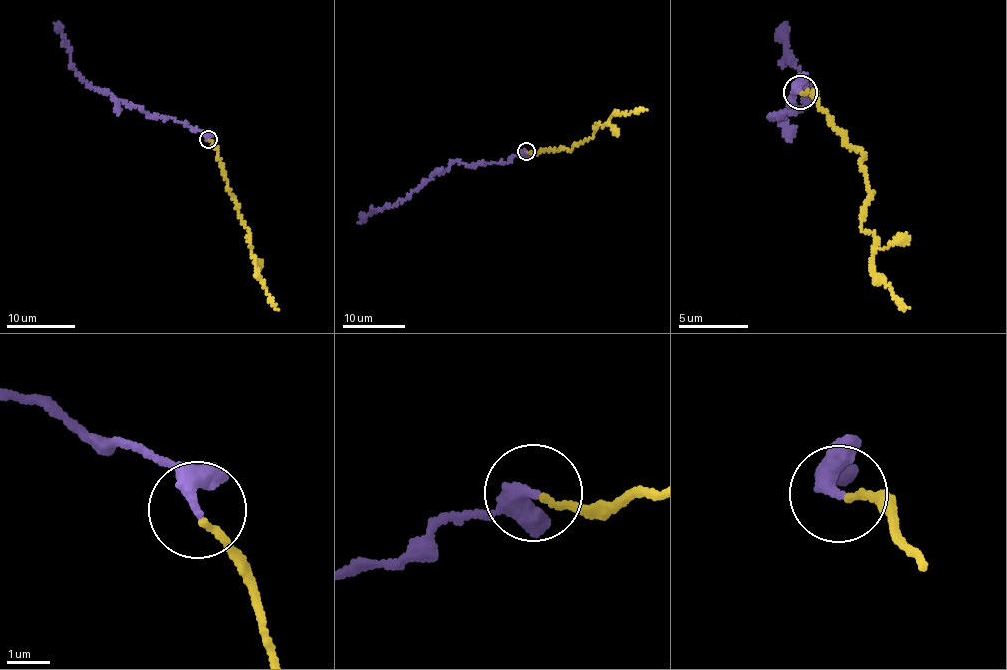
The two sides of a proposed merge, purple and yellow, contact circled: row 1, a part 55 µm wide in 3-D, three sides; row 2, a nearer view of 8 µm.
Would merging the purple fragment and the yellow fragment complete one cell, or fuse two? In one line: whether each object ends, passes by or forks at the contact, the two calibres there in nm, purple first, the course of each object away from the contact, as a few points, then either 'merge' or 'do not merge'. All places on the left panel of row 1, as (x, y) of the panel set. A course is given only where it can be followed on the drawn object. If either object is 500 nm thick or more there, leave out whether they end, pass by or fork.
purple passes by; yellow ends; calibres 280 and 150 nm; course purple (208, 139), (200, 131), (182, 123), (148, 116), (136, 107), (85, 82), (71, 63), (67, 41), (55, 22); course yellow (208, 141), (217, 152), (241, 221), (248, 229), (258, 276), (277, 309); merge

